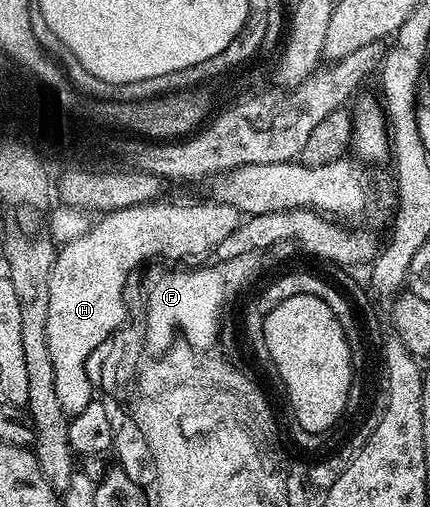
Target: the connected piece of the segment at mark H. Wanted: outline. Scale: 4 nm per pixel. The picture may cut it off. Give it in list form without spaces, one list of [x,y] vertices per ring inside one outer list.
[[[214,201],[191,204],[163,202],[138,203],[136,207],[122,207],[116,211],[106,212],[102,217],[94,220],[93,225],[88,228],[83,236],[62,244],[58,248],[53,273],[49,277],[49,322],[45,324],[45,337],[49,341],[49,358],[53,361],[53,385],[57,389],[57,401],[61,403],[61,409],[68,417],[81,413],[81,409],[85,409],[85,405],[89,405],[93,398],[93,388],[88,385],[87,379],[83,379],[83,355],[87,355],[87,351],[91,351],[91,347],[95,347],[95,343],[99,343],[99,339],[103,339],[103,335],[107,335],[107,331],[111,331],[111,327],[115,327],[115,323],[119,323],[119,319],[122,318],[121,308],[119,307],[119,287],[123,287],[123,275],[127,275],[127,267],[131,267],[131,263],[135,263],[138,259],[143,259],[143,255],[151,255],[151,251],[157,252],[160,257],[167,261],[179,259],[182,255],[203,255],[206,251],[207,254],[214,252],[215,247],[221,245],[221,241],[225,241],[225,237],[229,237],[231,231],[238,229],[241,222],[241,213],[233,205],[225,205]]]

